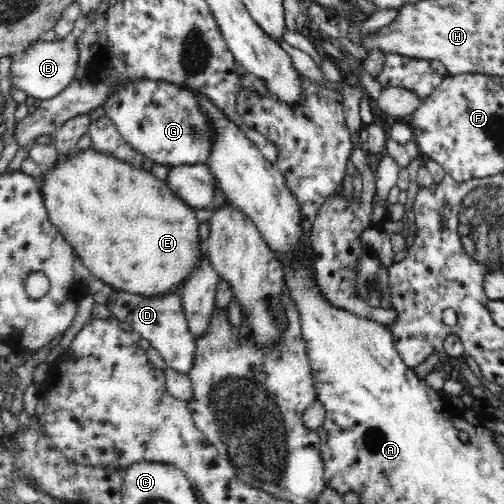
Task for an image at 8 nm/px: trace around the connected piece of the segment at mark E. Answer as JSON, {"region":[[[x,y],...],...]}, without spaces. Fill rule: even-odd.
{"region":[[[89,147],[81,152],[59,154],[38,182],[48,220],[70,243],[91,276],[104,281],[107,286],[140,295],[165,293],[183,283],[204,249],[198,239],[199,223],[195,210],[182,202],[165,181],[110,153]]]}

